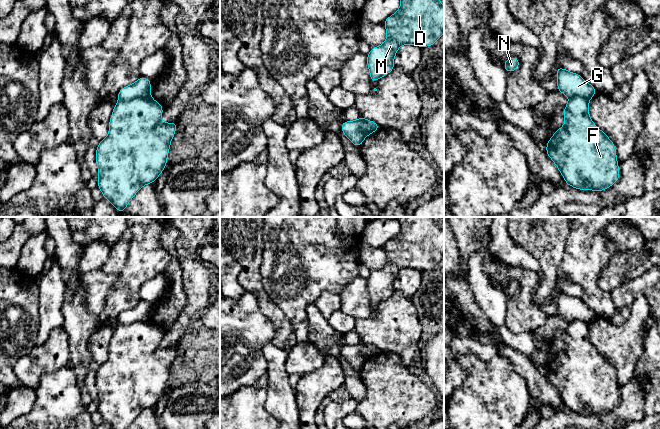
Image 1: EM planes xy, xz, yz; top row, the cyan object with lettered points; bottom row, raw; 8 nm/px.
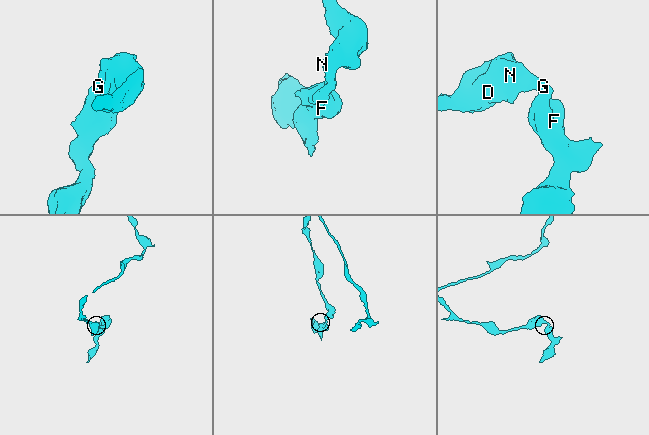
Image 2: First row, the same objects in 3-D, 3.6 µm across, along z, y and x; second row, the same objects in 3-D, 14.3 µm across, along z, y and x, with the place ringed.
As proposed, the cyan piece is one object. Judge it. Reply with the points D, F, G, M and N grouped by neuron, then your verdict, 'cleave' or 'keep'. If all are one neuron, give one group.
D G M N / F; cleave

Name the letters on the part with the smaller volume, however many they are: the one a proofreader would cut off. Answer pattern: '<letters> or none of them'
F

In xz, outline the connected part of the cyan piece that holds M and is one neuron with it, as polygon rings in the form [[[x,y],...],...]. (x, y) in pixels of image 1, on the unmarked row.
[[[396,217],[396,220],[400,223],[401,229],[383,246],[387,256],[386,264],[382,269],[372,271],[367,278],[367,290],[373,307],[395,292],[393,283],[400,270],[429,271],[434,269],[444,257],[444,230],[439,222],[432,217]]]

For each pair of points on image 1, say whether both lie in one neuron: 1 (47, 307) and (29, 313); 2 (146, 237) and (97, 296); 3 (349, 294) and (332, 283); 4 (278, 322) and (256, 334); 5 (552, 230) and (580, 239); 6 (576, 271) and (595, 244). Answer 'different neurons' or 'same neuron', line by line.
1: different neurons
2: different neurons
3: different neurons
4: different neurons
5: different neurons
6: same neuron

